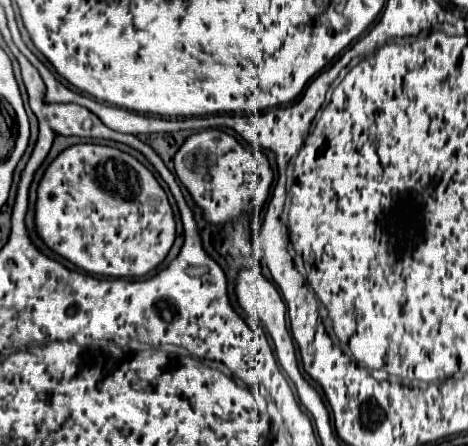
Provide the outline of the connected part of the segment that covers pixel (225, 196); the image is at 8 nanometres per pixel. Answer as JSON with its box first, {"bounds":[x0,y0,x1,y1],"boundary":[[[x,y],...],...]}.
{"bounds":[174,129,272,225],"boundary":[[[206,129],[190,135],[178,149],[174,165],[178,179],[204,209],[204,219],[212,225],[226,225],[240,217],[246,207],[261,211],[270,195],[272,169],[266,155],[242,147],[232,135],[220,129]]]}

